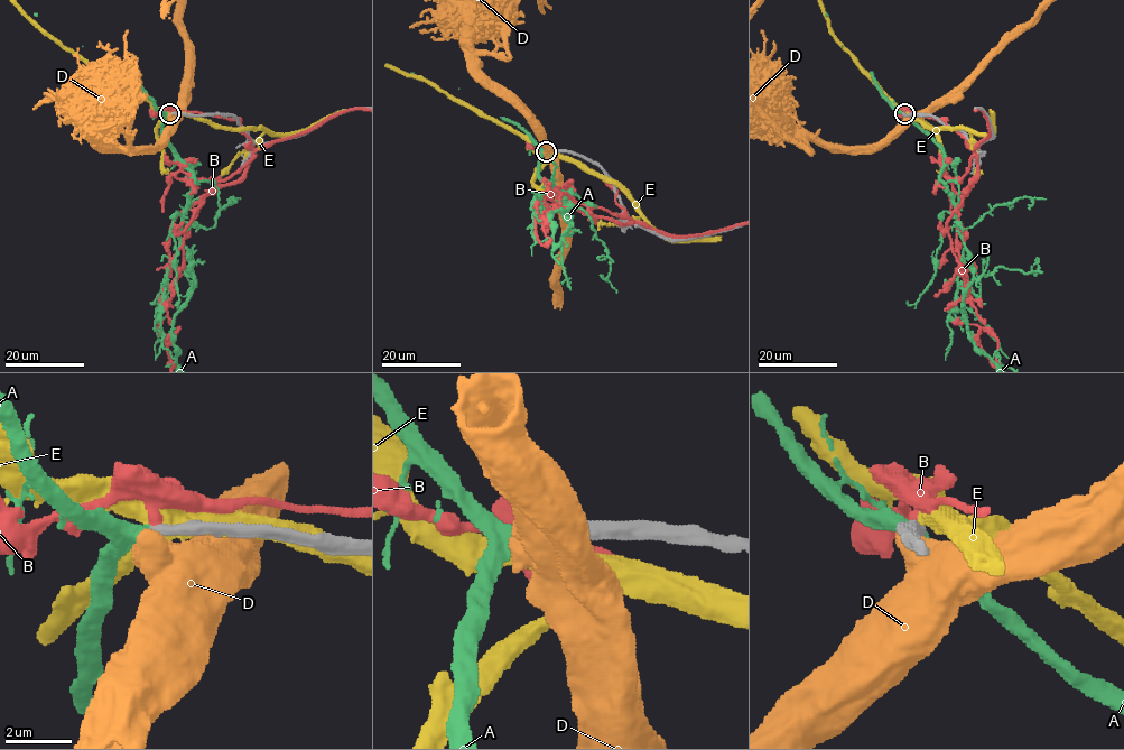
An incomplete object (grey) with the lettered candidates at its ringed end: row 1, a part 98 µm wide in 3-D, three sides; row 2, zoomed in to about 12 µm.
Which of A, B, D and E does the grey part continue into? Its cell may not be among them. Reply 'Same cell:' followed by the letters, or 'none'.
Same cell: A

